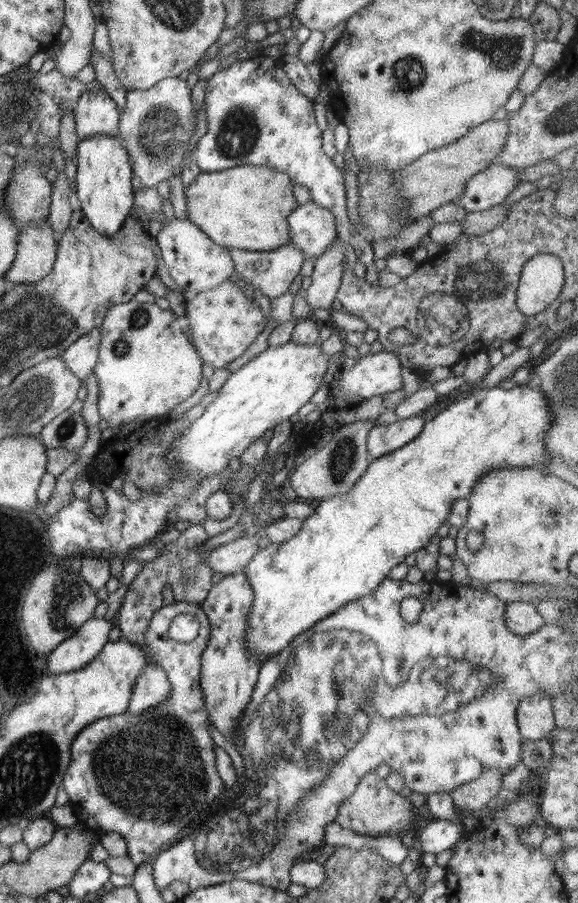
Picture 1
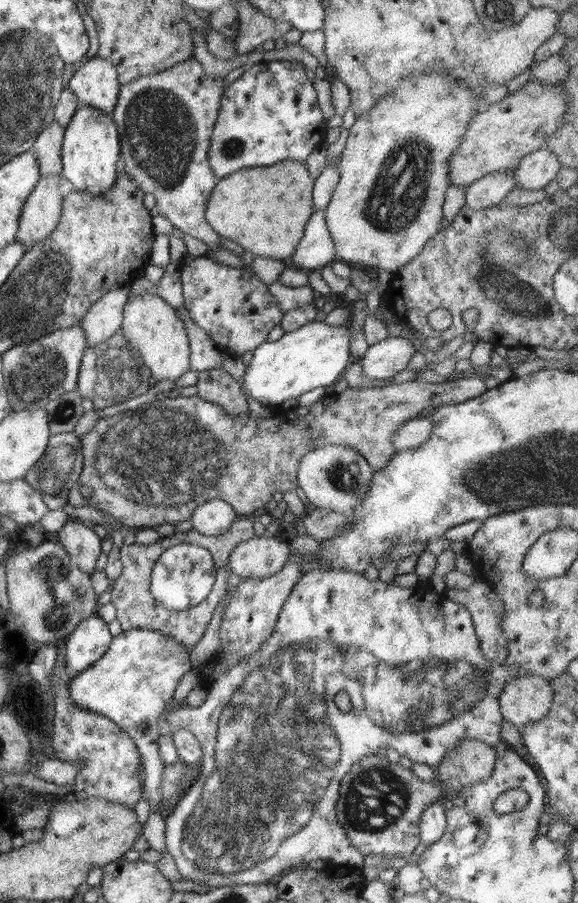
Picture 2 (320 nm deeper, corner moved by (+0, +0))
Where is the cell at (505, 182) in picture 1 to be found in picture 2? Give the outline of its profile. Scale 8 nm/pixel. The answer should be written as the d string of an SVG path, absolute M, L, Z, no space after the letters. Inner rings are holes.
M542 148L527 154L515 169L517 186L524 190L540 190L556 178L561 164L548 149Z

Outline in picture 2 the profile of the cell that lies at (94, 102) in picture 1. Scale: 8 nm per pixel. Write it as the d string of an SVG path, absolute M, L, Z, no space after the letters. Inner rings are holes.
M98 55L84 59L65 84L76 94L80 105L91 106L111 116L121 86L116 67L110 59Z

